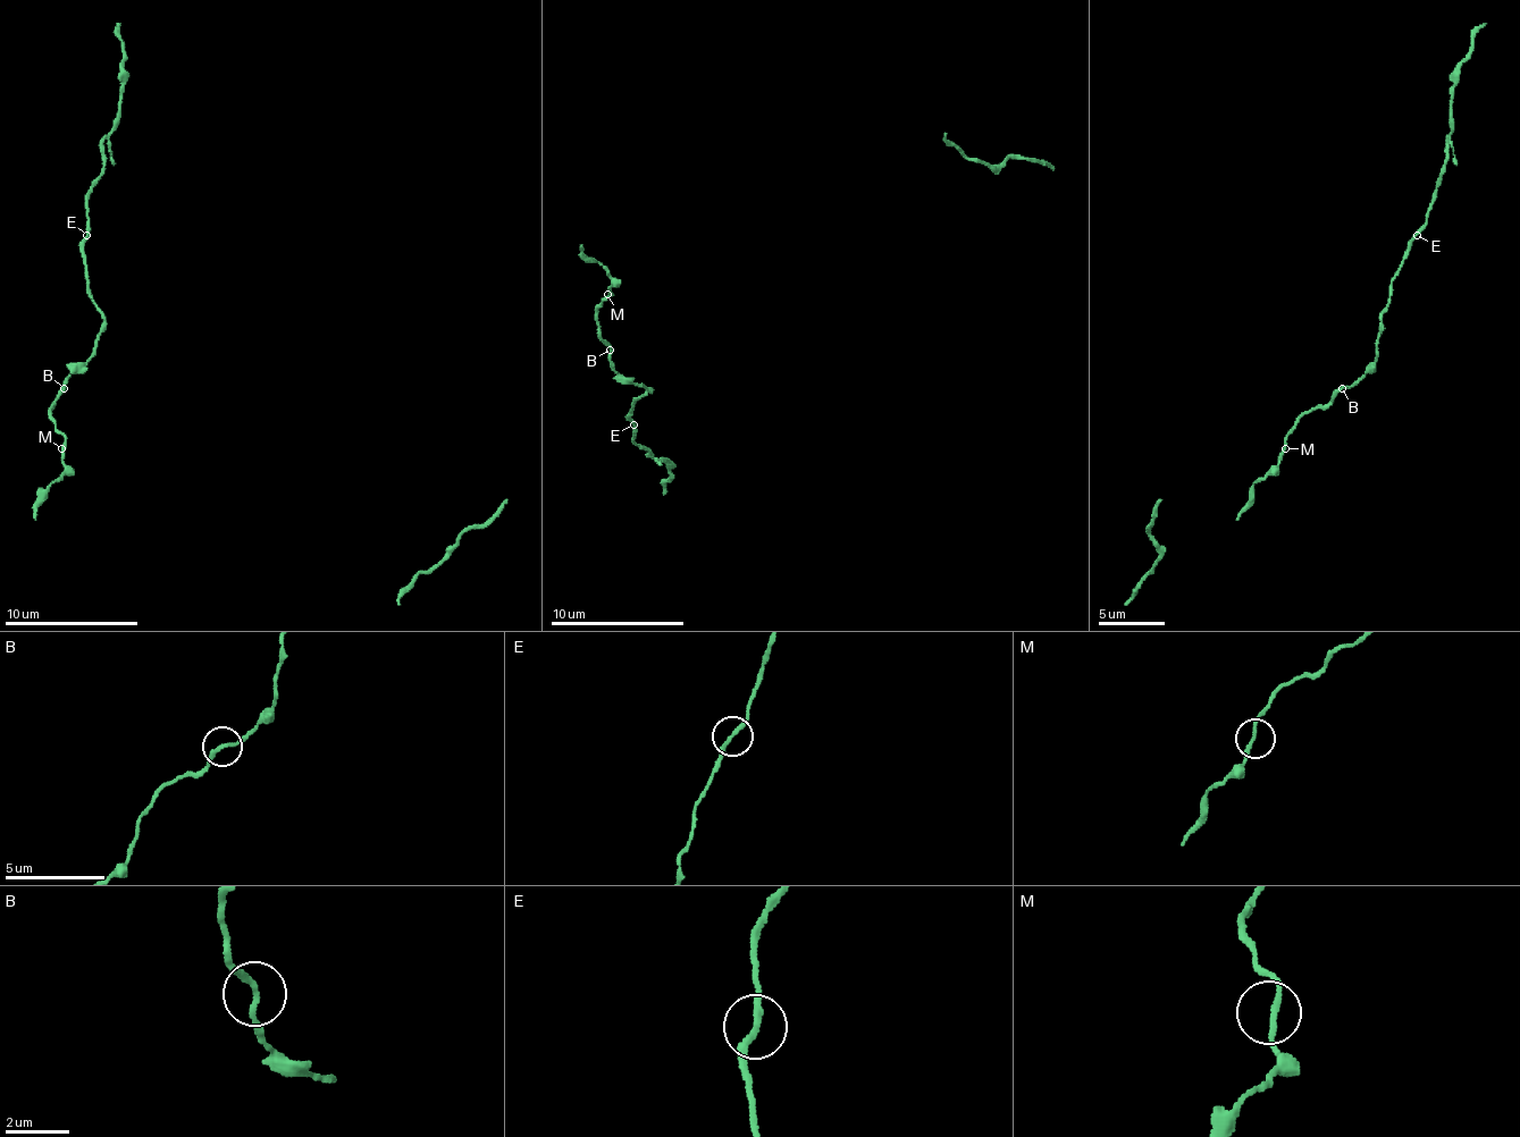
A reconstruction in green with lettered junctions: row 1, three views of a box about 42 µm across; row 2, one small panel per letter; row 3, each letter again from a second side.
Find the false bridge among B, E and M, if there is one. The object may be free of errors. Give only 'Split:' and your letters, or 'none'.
Split: E

